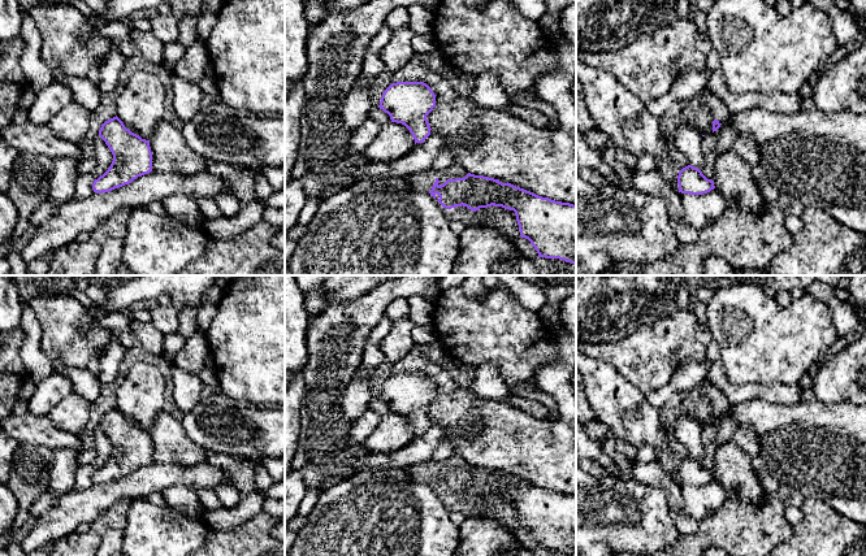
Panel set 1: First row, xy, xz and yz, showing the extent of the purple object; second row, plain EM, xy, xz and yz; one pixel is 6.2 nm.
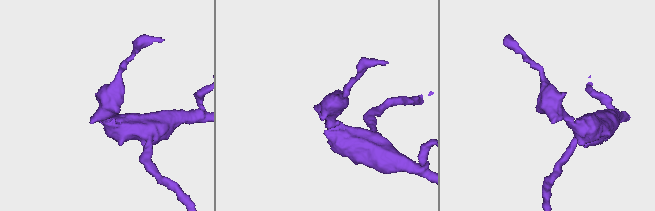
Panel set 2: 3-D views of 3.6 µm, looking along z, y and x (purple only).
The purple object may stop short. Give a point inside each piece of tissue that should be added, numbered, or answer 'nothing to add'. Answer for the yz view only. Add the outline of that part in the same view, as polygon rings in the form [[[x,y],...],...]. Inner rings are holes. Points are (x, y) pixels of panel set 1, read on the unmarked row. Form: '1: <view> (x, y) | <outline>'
1: yz (717, 398) | [[[707,379],[700,383],[700,387],[702,395],[711,401],[714,411],[718,411],[719,414],[723,414],[727,407],[724,394]]]

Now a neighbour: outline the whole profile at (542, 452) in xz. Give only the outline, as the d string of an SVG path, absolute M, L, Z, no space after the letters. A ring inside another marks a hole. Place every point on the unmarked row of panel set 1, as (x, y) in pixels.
M416 343L406 357L393 365L393 374L426 374L436 386L436 398L426 407L430 420L464 431L476 430L475 435L458 444L458 455L471 465L503 470L538 487L576 496L576 438L570 425L541 421L505 400L482 399L472 391L458 390L445 366L430 361L424 349L425 344Z

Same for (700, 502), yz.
M716 479L702 486L680 483L680 490L685 512L698 522L716 512L728 498L727 491Z

